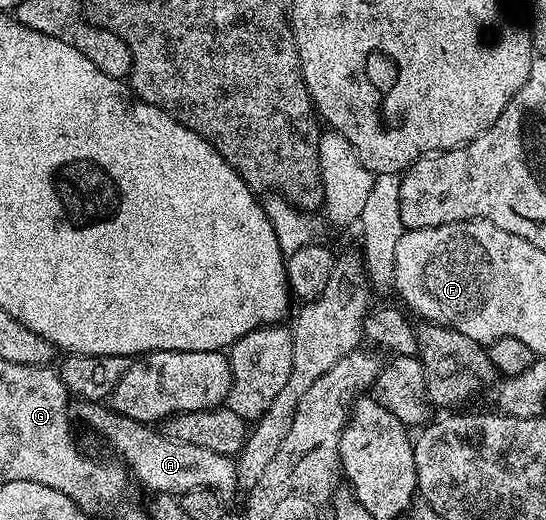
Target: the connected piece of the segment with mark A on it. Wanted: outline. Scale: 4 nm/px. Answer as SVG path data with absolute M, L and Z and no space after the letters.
M76 400L73 405L73 417L76 422L84 421L91 429L96 429L117 452L120 453L122 464L129 470L130 476L135 477L147 489L152 489L152 494L169 493L182 495L189 489L212 489L219 494L220 498L228 499L240 488L239 476L235 470L235 461L213 451L205 451L205 447L193 447L193 443L181 443L174 437L168 437L162 432L154 433L150 424L134 421L128 417L121 416L106 404L97 401Z

